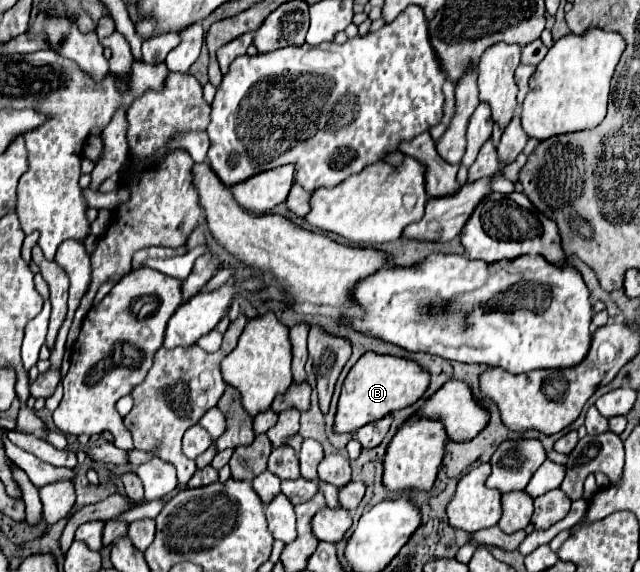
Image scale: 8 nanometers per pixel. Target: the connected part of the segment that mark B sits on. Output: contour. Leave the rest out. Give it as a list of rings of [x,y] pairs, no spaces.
[[[366,352],[352,366],[352,370],[348,372],[348,376],[344,380],[334,430],[336,432],[356,432],[358,428],[362,428],[370,422],[378,422],[384,416],[396,412],[396,410],[402,410],[402,408],[414,404],[418,398],[422,398],[428,384],[430,384],[428,370],[418,368],[418,364],[414,360]]]

